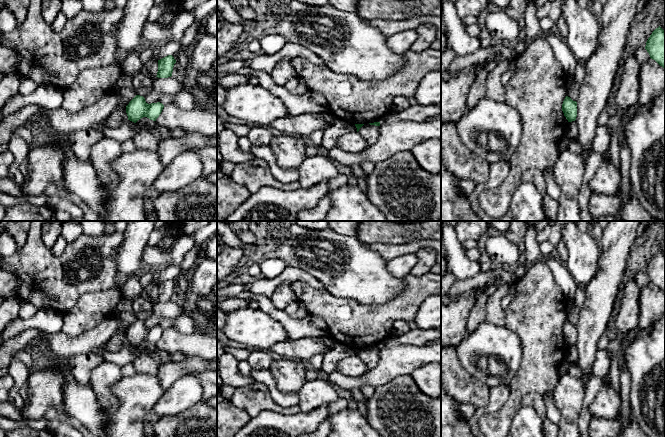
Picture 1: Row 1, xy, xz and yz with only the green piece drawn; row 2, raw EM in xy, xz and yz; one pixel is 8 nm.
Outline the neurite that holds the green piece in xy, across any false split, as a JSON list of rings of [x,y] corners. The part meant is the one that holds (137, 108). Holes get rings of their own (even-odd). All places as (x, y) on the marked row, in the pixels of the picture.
[[[136,95],[126,106],[126,113],[128,120],[134,123],[143,117],[156,121],[163,108],[164,105],[160,102],[148,104],[143,96]]]

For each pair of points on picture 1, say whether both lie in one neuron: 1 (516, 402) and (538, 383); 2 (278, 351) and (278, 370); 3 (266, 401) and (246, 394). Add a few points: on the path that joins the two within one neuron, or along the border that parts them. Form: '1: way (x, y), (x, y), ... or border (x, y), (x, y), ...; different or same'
1: way (518, 395), (531, 383); same
2: border (280, 357), (298, 361); different
3: way (261, 400), (251, 398); same

